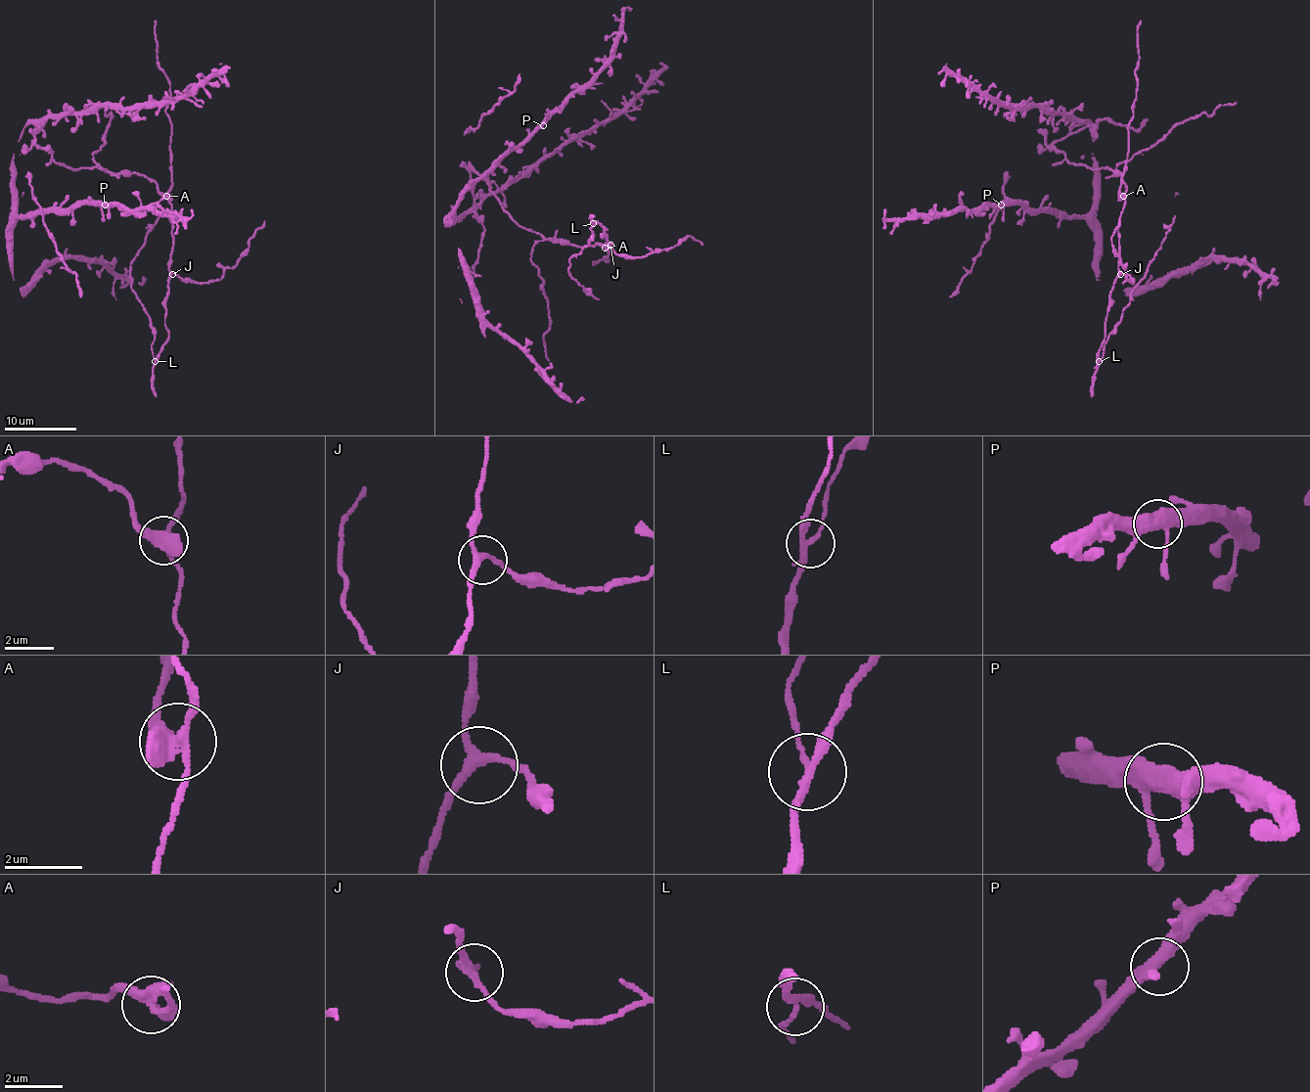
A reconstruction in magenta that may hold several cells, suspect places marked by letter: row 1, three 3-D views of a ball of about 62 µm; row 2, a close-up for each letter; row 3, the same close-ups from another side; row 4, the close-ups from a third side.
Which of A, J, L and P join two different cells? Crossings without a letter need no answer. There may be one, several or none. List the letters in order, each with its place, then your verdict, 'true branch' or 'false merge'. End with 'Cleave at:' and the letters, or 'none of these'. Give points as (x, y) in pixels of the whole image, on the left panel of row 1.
A: (166, 196) | false merge
J: (172, 274) | true branch
L: (155, 361) | false merge
P: (105, 204) | true branch
Cleave at: A, L

